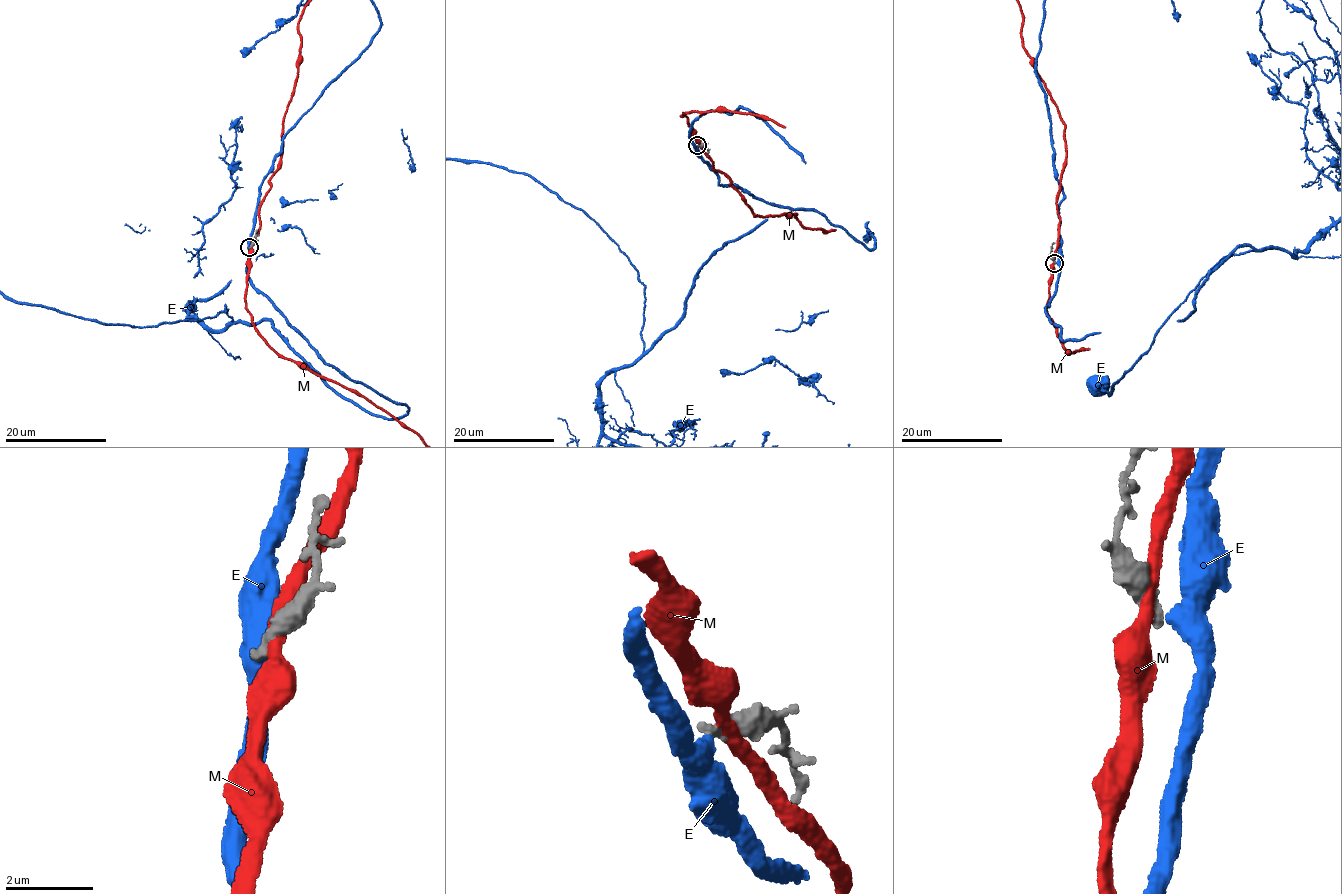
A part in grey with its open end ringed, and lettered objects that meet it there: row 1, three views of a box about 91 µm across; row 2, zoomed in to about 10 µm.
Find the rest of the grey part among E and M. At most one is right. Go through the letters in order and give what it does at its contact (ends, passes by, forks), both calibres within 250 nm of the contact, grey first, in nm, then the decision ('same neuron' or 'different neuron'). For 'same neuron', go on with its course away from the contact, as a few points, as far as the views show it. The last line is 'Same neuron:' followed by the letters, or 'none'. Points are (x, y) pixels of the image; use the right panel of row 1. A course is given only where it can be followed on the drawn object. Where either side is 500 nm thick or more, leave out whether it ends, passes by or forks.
E: it passes by | 280/440 nm | different neuron
M: 500/320 nm | different neuron
Same neuron: none

